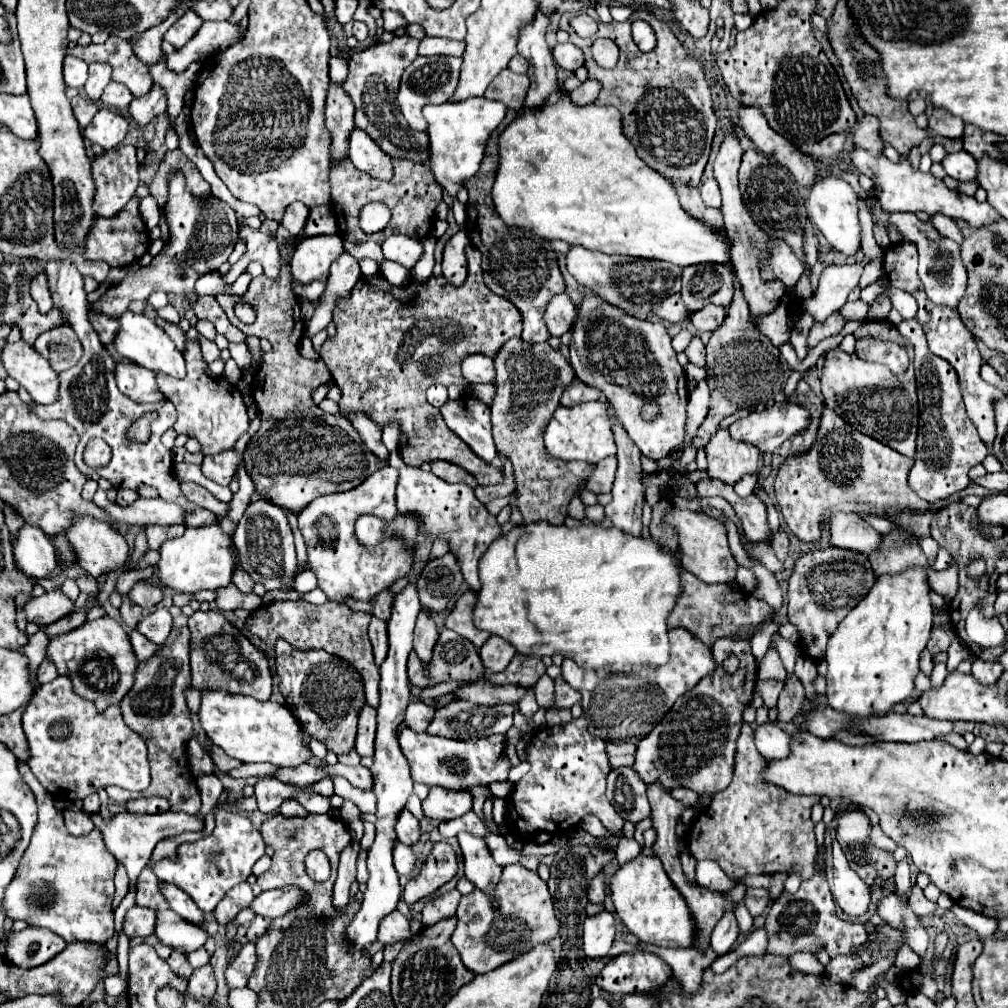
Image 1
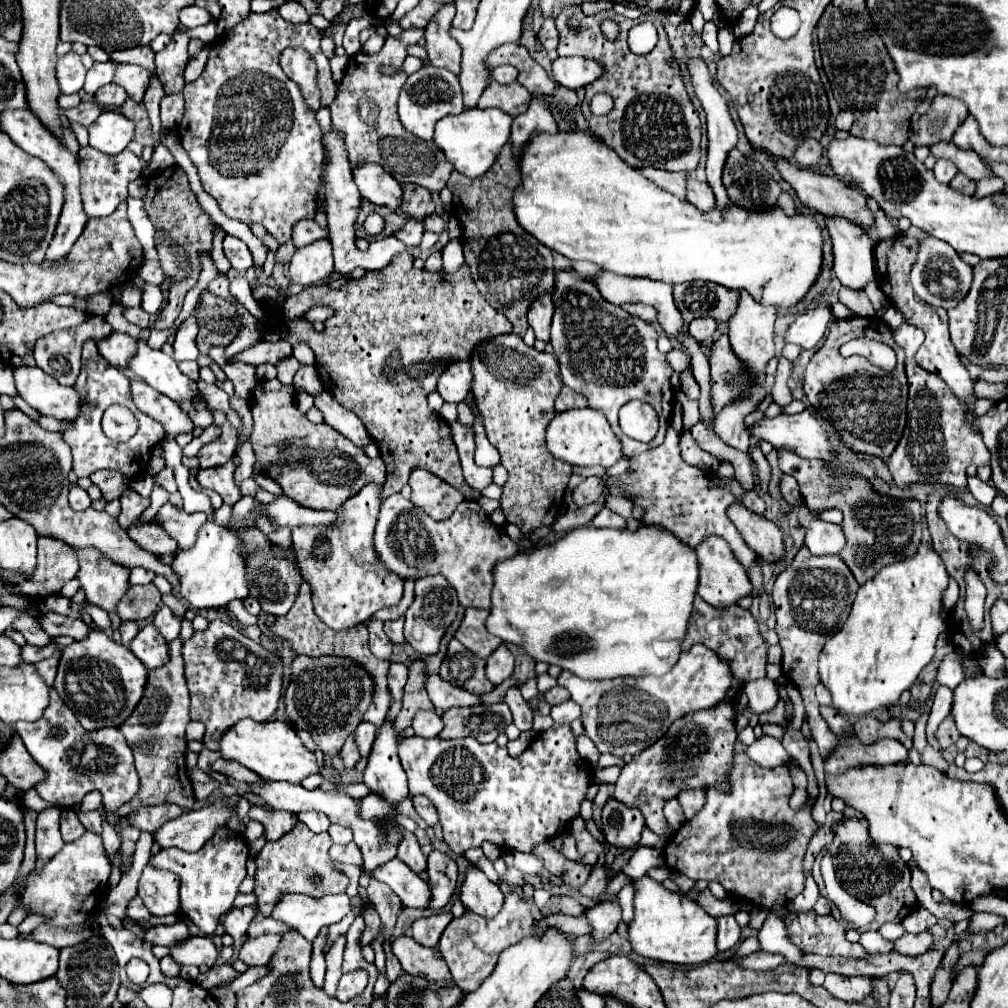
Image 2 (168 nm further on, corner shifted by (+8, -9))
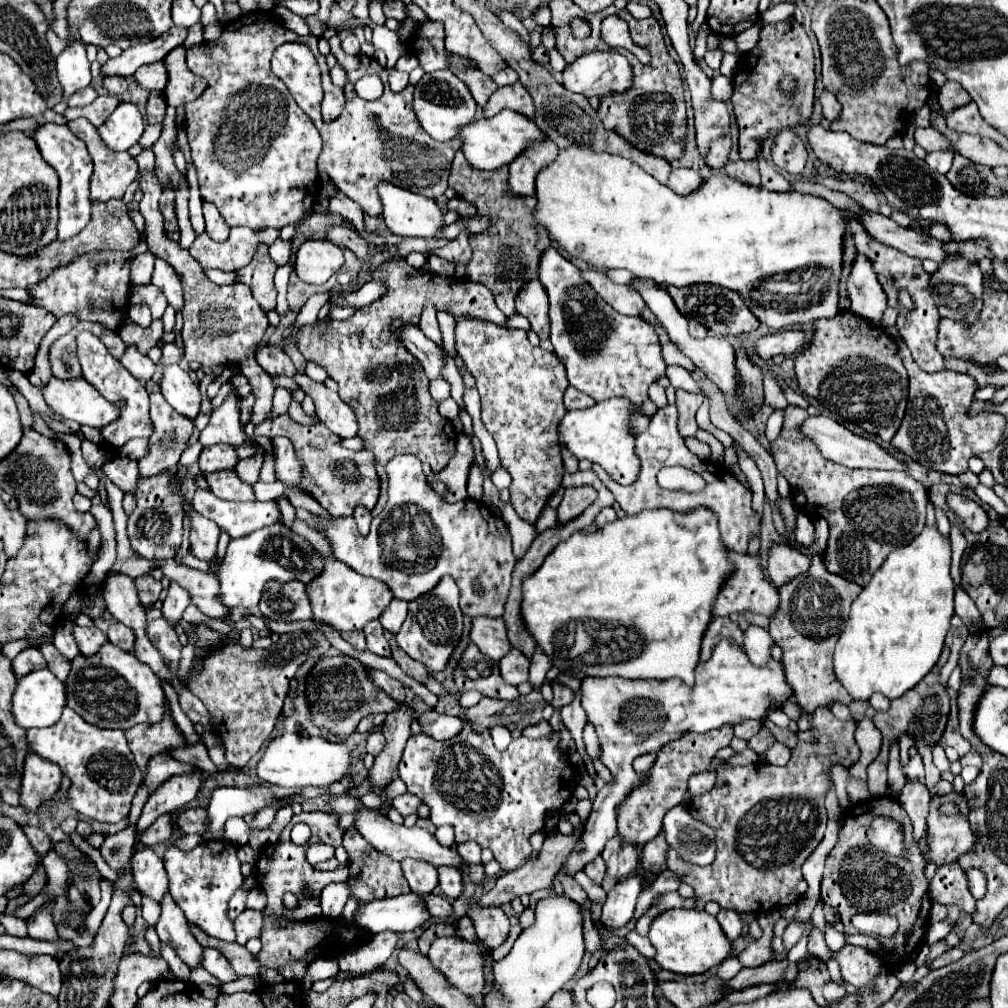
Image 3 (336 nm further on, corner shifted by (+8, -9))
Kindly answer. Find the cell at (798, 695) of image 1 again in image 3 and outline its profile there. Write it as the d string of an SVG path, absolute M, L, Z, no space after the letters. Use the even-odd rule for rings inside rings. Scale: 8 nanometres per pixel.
M761 727L761 731L759 731L755 737L751 737L751 739L747 741L747 747L753 749L755 753L765 753L765 749L771 747L773 743L775 743L773 735L771 735L765 727Z

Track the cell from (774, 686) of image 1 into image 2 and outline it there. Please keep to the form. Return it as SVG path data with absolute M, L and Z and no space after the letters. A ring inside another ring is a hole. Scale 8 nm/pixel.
M779 699L777 701L777 705L771 709L771 711L767 711L767 713L763 713L761 717L759 717L759 721L761 723L781 723L781 725L785 725L785 711L783 711L783 699Z

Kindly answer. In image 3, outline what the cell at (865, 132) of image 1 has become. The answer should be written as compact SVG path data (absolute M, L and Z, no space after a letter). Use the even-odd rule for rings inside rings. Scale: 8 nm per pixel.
M823 91L821 93L821 97L819 97L819 101L821 101L821 107L823 107L823 115L829 119L829 121L835 121L837 117L839 117L839 101L835 99L835 95L831 95L831 91Z

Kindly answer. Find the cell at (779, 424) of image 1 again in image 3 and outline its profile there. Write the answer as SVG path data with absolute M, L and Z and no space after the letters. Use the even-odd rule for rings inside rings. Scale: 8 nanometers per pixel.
M809 417L805 423L803 423L803 433L807 437L811 437L819 451L831 459L833 463L839 463L839 465L845 465L845 467L853 467L853 469L885 469L885 471L907 471L907 465L899 459L895 459L887 449L883 449L879 443L871 441L871 439L865 439L861 435L855 435L853 431L845 429L841 423L837 423L835 419L831 417Z

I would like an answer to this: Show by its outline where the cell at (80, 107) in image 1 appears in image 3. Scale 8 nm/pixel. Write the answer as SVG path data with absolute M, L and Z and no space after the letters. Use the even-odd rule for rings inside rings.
M99 95L91 105L87 105L87 107L79 107L79 109L71 109L71 107L67 107L65 109L65 113L63 113L63 117L65 119L77 119L77 117L85 117L85 119L89 119L95 127L99 127L99 125L103 125L105 123L105 119L115 111L115 107L121 103L121 99L119 97L115 97L115 95Z

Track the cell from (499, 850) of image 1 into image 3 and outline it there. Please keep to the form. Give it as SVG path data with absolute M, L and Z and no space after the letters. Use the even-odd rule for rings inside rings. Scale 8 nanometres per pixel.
M467 841L467 843L457 843L457 851L459 851L459 855L467 861L467 863L481 863L481 847L477 845L477 843L471 843L471 841Z

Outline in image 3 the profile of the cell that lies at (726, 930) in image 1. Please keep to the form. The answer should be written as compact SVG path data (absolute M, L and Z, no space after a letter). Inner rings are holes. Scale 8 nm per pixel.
M721 909L719 915L717 915L717 921L721 923L725 935L735 941L739 935L741 935L741 929L743 929L743 923L741 923L741 915L733 909Z

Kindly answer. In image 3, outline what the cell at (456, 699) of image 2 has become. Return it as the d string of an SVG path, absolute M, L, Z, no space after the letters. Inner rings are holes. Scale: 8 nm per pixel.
M385 631L385 639L389 641L389 645L391 645L391 657L395 659L395 663L407 673L407 675L411 675L413 679L417 679L419 683L423 683L423 679L427 679L429 675L427 675L427 669L425 669L425 665L423 663L419 663L419 661L413 661L399 645L397 645L397 641L395 641L395 635L393 633L389 633L389 631Z

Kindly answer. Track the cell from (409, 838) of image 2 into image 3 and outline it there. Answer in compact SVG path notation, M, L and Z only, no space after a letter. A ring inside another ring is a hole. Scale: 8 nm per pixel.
M405 859L401 863L403 875L411 887L413 893L417 895L429 895L437 887L437 869L431 867L429 863L419 863L415 859Z

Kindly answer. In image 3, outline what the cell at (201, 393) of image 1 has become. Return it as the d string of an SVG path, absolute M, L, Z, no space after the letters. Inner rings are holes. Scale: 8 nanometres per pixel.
M205 447L199 457L199 467L207 475L221 469L235 469L237 461L239 459L233 447Z

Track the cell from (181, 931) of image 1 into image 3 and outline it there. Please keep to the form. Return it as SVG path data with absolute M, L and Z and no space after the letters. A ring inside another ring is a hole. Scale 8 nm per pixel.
M205 949L203 951L203 967L211 973L211 975L215 975L221 983L229 983L229 981L237 981L239 979L239 975L233 971L233 967L229 965L229 961L217 951L217 949Z

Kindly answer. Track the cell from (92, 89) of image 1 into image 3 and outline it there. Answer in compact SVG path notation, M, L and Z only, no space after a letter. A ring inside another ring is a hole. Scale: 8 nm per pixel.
M173 25L171 31L167 31L165 35L161 35L159 39L153 39L151 43L139 43L127 51L123 51L117 59L109 59L103 65L103 75L121 75L121 77L129 77L133 75L139 67L147 65L147 63L155 63L167 57L169 51L173 51L175 47L185 43L187 37L187 27L179 27Z

